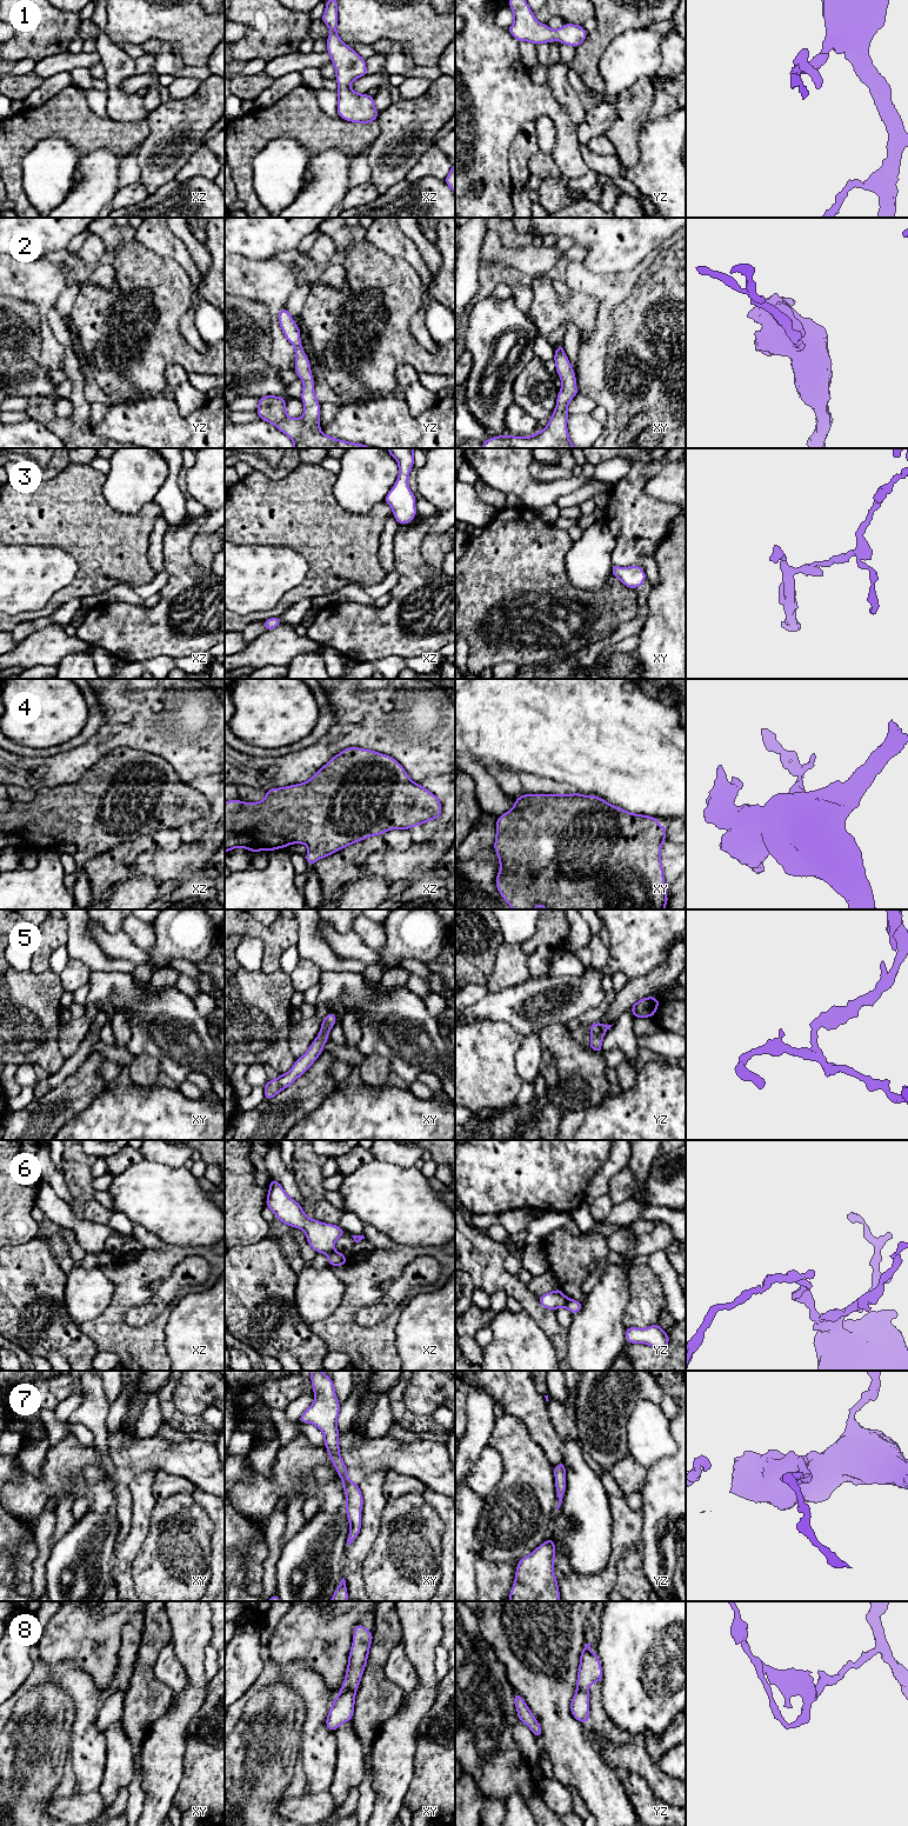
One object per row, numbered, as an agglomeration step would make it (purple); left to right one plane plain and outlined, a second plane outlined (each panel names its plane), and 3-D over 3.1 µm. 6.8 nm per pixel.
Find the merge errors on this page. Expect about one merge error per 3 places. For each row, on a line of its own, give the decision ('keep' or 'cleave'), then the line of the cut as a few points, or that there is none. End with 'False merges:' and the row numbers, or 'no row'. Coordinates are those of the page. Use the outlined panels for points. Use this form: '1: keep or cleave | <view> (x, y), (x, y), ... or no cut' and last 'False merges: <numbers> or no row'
1: keep | no cut
2: keep | no cut
3: keep | no cut
4: keep | no cut
5: keep | no cut
6: cleave | yz (568, 1299), (565, 1306)
7: keep | no cut
8: keep | no cut
False merges: 6

